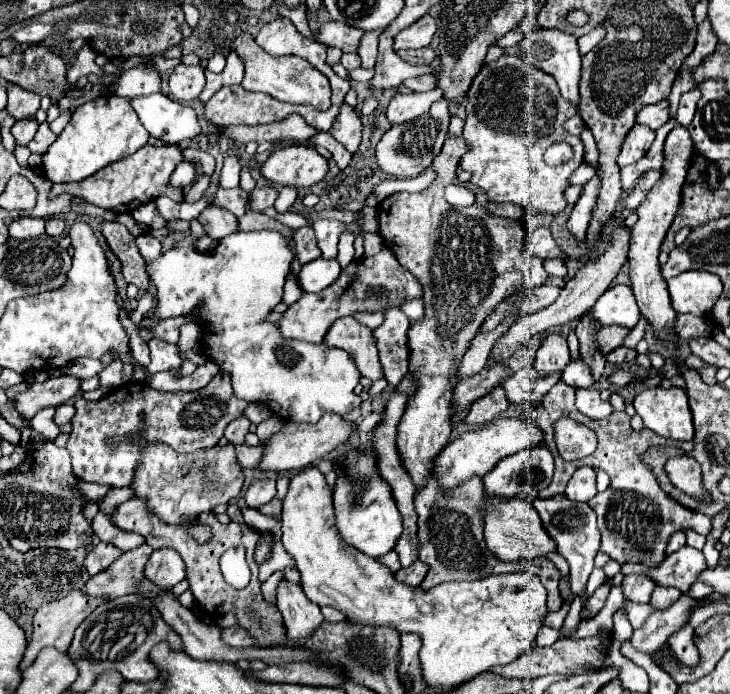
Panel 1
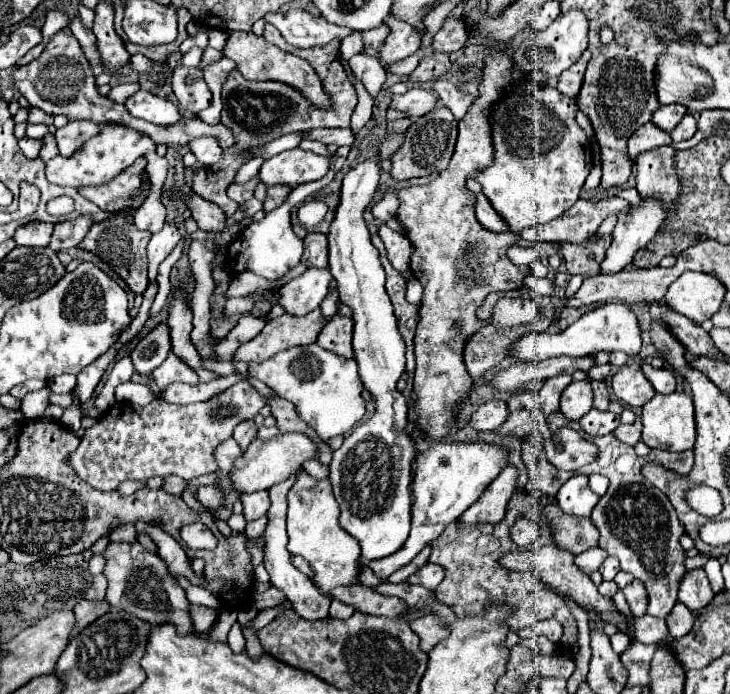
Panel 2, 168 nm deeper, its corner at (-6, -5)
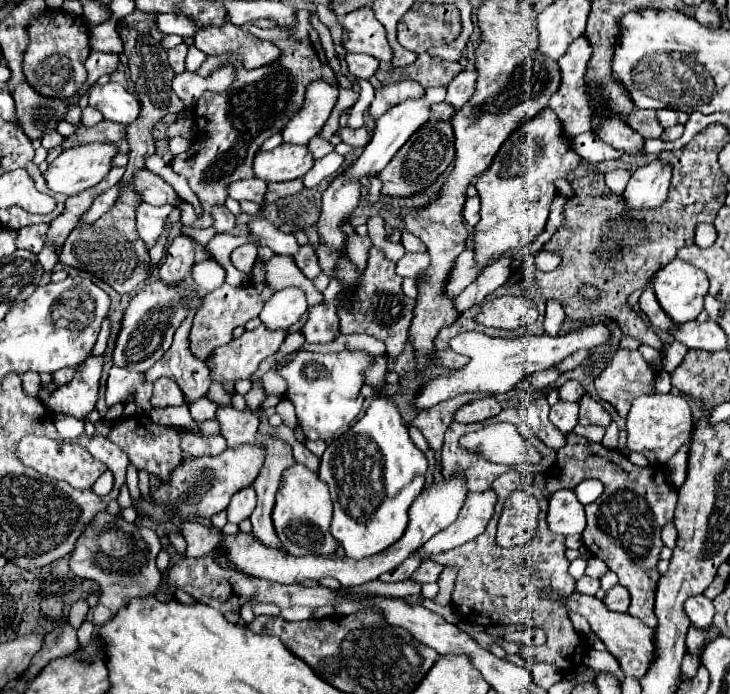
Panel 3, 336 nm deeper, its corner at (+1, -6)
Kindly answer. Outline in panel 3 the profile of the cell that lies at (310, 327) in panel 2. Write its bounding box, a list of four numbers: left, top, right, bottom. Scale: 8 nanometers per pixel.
[208,326,286,382]

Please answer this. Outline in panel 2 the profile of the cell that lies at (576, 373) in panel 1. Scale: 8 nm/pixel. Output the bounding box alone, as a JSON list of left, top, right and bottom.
[561,381,593,419]

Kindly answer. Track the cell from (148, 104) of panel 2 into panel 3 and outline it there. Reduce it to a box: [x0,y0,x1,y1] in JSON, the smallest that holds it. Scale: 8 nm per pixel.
[88,82,140,124]

